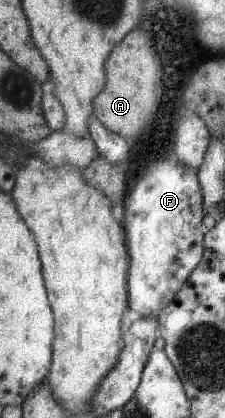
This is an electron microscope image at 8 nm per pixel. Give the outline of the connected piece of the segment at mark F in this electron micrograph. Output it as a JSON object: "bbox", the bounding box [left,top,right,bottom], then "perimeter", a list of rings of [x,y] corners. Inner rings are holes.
{"bbox":[121,156,206,317],"perimeter":[[[172,156],[164,157],[154,159],[155,166],[149,168],[147,174],[143,172],[135,180],[135,186],[127,194],[125,206],[123,206],[121,226],[128,255],[127,308],[135,310],[141,317],[151,316],[151,314],[157,316],[159,310],[175,298],[175,294],[179,292],[179,288],[191,274],[191,270],[201,260],[202,238],[206,232],[201,224],[201,218],[204,215],[201,204],[203,196],[201,196],[196,172],[179,164],[179,161]]]}

